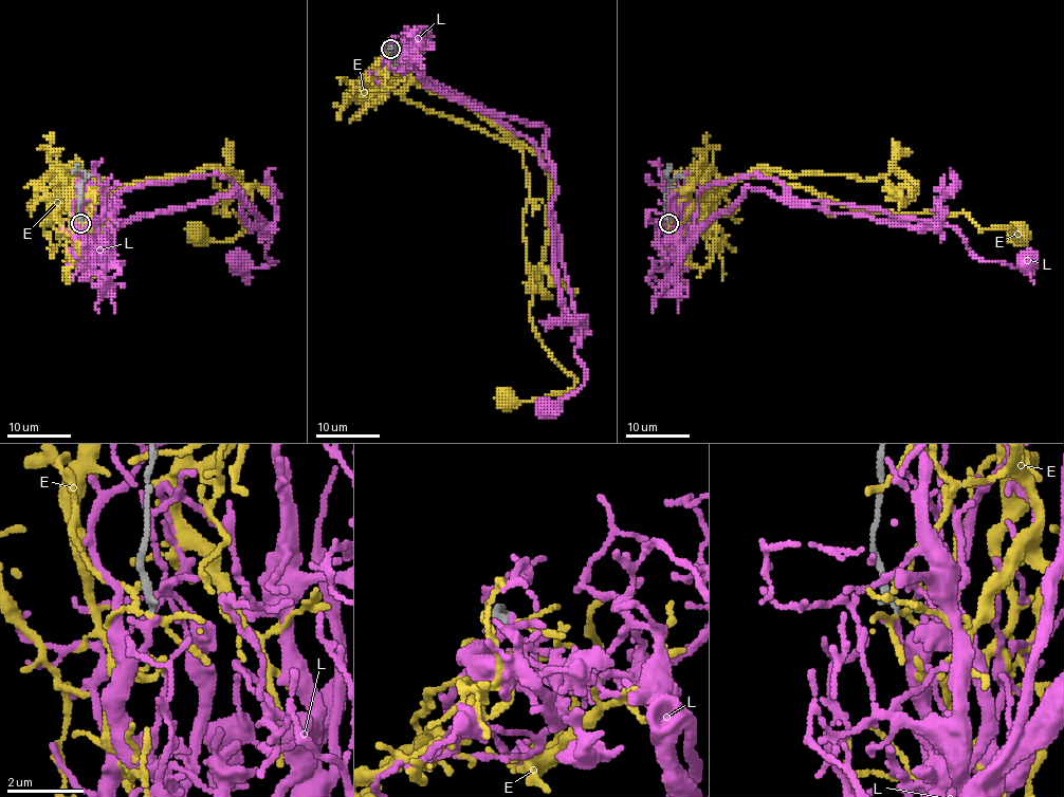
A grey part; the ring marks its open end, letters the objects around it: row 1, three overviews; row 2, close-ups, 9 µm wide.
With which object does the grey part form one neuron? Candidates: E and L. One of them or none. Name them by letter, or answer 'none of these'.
L

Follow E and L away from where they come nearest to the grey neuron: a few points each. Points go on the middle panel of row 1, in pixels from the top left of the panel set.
E: (390, 50), (374, 63), (402, 96), (521, 153), (530, 321), (574, 384), (533, 400), (506, 399)
L: (390, 50), (415, 59), (430, 86), (545, 128), (585, 370), (578, 389), (545, 408)

